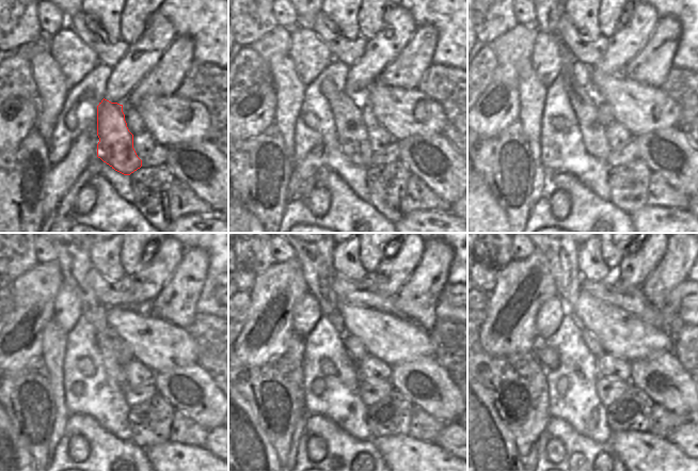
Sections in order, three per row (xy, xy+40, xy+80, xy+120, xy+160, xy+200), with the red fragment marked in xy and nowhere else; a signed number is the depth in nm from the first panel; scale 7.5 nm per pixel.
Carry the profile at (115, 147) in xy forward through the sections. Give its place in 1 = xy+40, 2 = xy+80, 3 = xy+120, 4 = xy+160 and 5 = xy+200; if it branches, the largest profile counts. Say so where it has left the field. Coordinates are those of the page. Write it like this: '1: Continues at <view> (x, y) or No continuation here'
1: Continues at xy+40 (352, 135)
2: Continues at xy+80 (584, 101)
3: Continues at xy+120 (73, 254)
4: Continues at xy+160 (315, 254)
5: Continues at xy+200 (561, 254)

